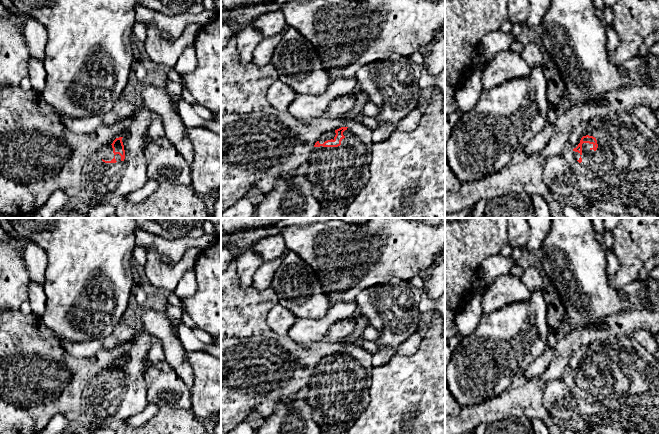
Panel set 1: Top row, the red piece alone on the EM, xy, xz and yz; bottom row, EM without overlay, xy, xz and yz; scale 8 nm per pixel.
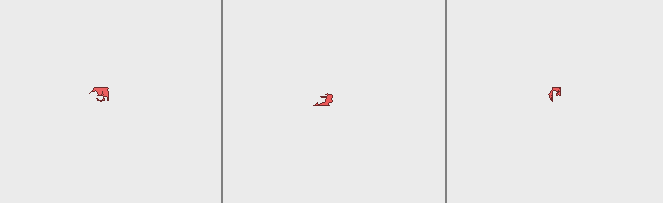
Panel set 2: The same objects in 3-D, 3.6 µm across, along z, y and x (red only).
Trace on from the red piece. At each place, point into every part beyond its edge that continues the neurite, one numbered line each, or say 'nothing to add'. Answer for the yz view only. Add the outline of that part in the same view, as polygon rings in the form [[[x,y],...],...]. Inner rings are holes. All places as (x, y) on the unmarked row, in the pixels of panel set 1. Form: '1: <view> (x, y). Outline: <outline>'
1: yz (624, 393). Outline: [[[631,336],[611,337],[602,342],[594,342],[586,347],[587,352],[584,360],[593,360],[597,364],[598,372],[594,375],[593,368],[583,367],[582,377],[568,375],[554,381],[547,382],[544,385],[544,406],[550,416],[556,419],[560,424],[566,421],[576,421],[583,426],[591,426],[593,423],[599,425],[608,425],[613,428],[621,428],[627,431],[637,431],[641,434],[659,434],[659,359],[655,355],[650,354]]]

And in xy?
1: xy (106, 377). Outline: [[[103,369],[97,374],[97,378],[105,385],[111,385],[113,382],[115,382],[117,386],[121,385],[121,380],[113,377],[112,369]]]

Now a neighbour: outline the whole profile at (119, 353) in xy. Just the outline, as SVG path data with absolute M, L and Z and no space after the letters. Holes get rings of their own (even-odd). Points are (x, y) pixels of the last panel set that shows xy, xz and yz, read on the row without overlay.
M20 310L0 312L0 434L39 434L56 414L63 415L69 422L81 420L83 418L83 395L90 381L103 369L111 369L116 362L125 360L128 350L129 342L110 350L103 348L91 358L75 358L63 349L59 339L40 317L32 313L24 315Z

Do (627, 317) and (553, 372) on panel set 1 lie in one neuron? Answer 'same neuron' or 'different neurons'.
same neuron

